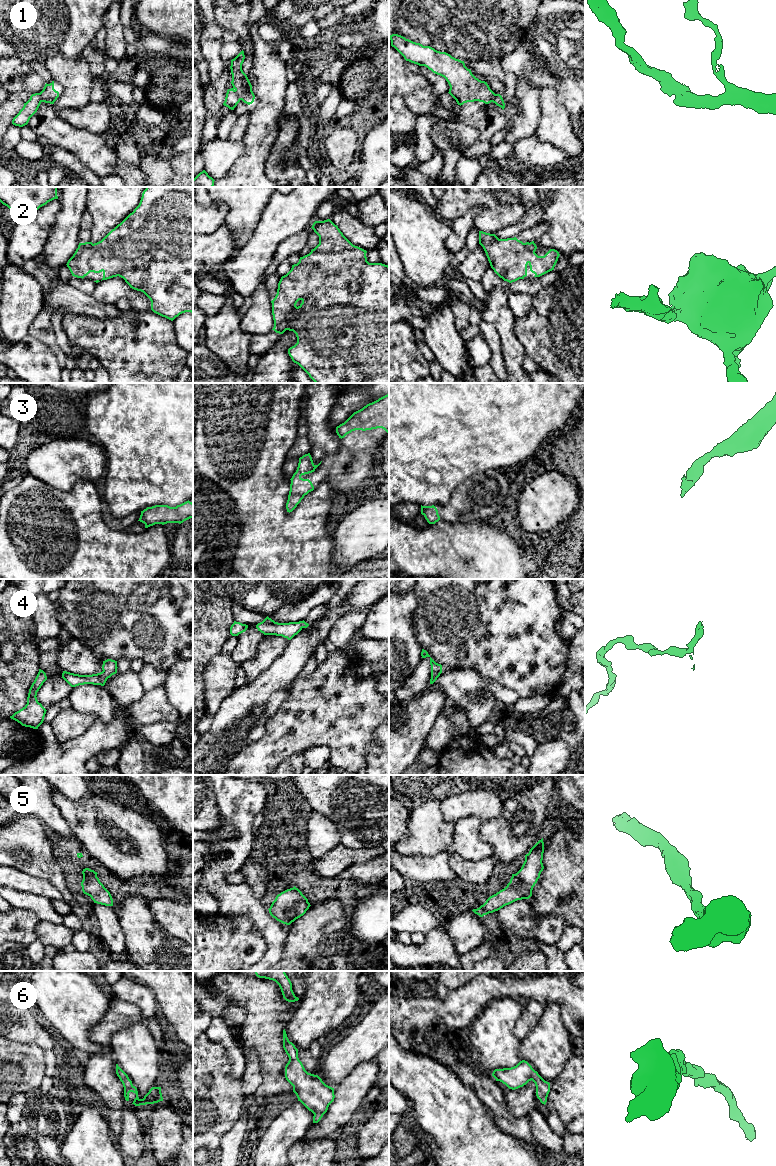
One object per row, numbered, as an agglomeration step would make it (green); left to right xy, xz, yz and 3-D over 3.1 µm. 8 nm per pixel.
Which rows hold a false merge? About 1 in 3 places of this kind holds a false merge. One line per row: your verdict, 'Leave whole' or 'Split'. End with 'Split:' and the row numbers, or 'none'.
1: Split
2: Leave whole
3: Leave whole
4: Leave whole
5: Leave whole
6: Leave whole
Split: 1

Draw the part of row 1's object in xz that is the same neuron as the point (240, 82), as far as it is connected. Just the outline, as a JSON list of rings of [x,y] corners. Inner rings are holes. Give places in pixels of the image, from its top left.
[[[242,50],[234,59],[231,60],[231,84],[240,100],[250,105],[254,102],[255,95],[252,91],[252,85],[247,75],[242,70],[242,64],[244,62],[244,59],[245,55],[244,51]]]

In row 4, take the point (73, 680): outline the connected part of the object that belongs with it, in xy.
[[[107,659],[103,661],[102,672],[92,675],[79,675],[63,671],[62,678],[71,686],[76,687],[84,684],[104,686],[107,679],[117,673],[117,661]]]

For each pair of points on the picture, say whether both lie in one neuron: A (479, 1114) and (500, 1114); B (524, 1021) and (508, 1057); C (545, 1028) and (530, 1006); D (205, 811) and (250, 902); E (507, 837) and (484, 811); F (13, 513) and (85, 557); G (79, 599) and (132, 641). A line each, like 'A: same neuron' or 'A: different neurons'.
A: different neurons
B: different neurons
C: different neurons
D: different neurons
E: different neurons
F: same neuron
G: same neuron

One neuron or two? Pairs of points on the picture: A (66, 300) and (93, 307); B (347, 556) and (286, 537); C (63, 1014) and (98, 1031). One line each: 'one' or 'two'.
A: one
B: two
C: two

